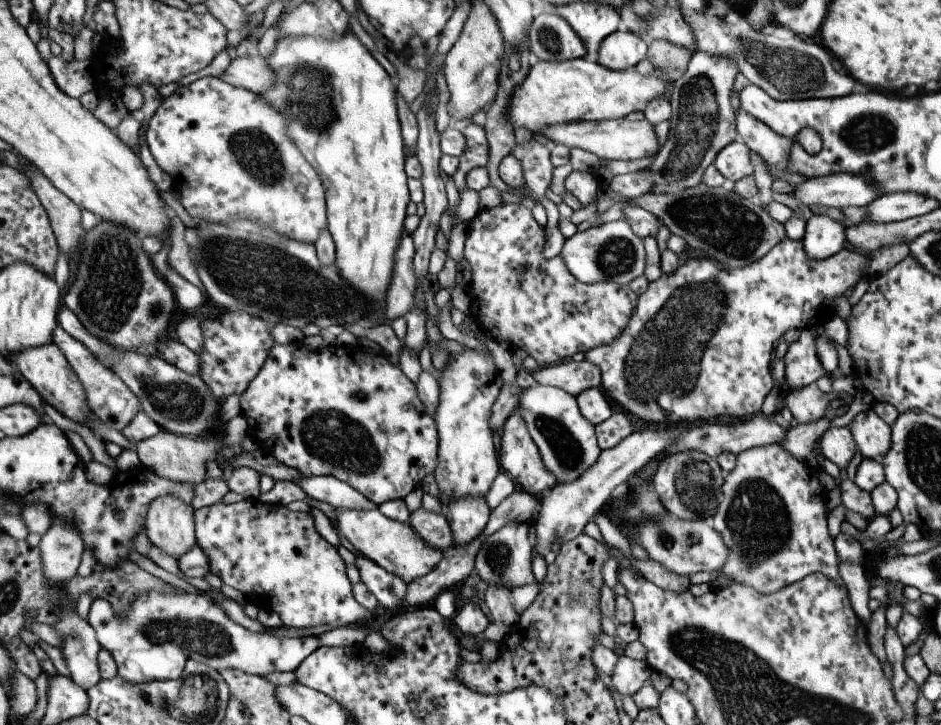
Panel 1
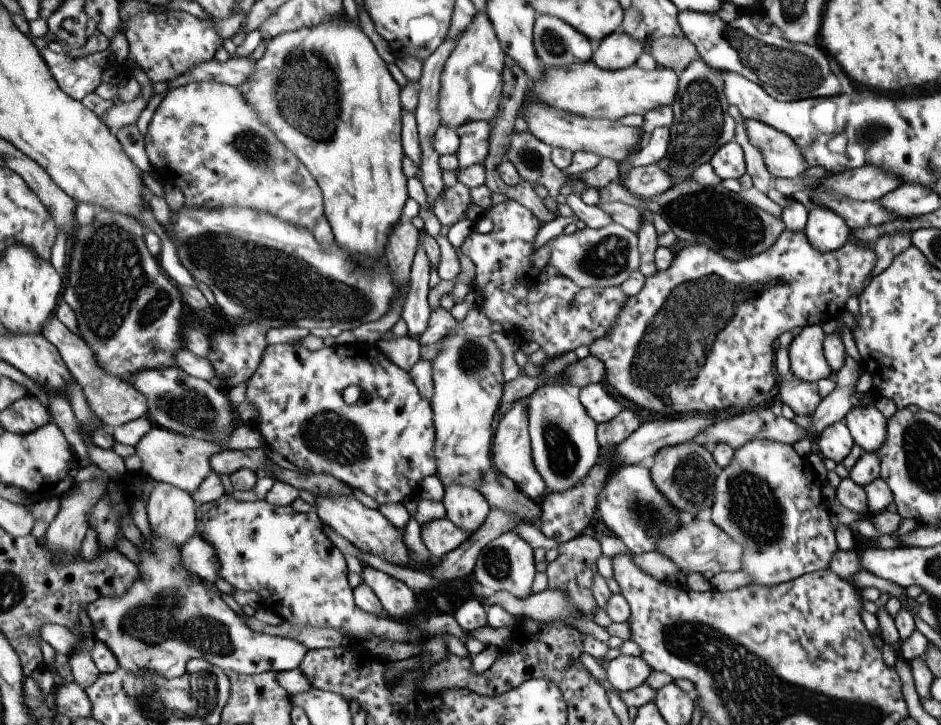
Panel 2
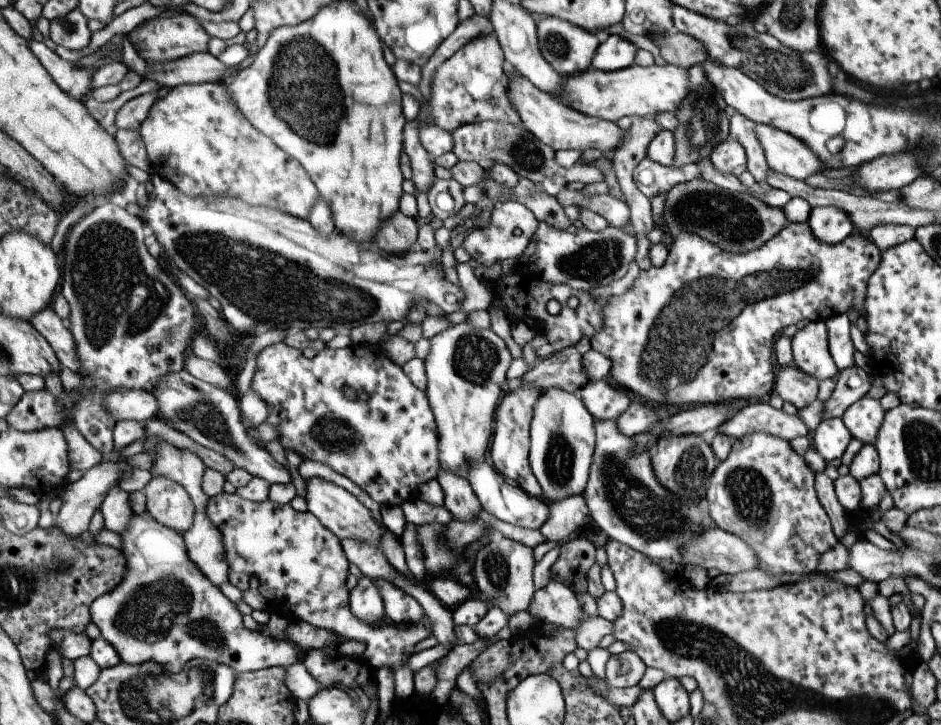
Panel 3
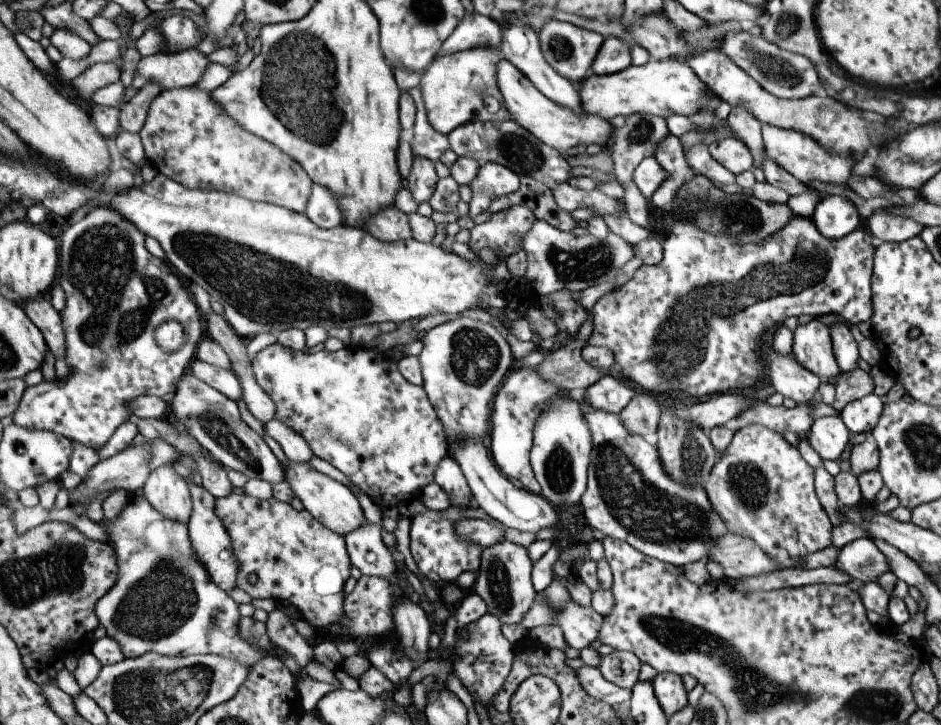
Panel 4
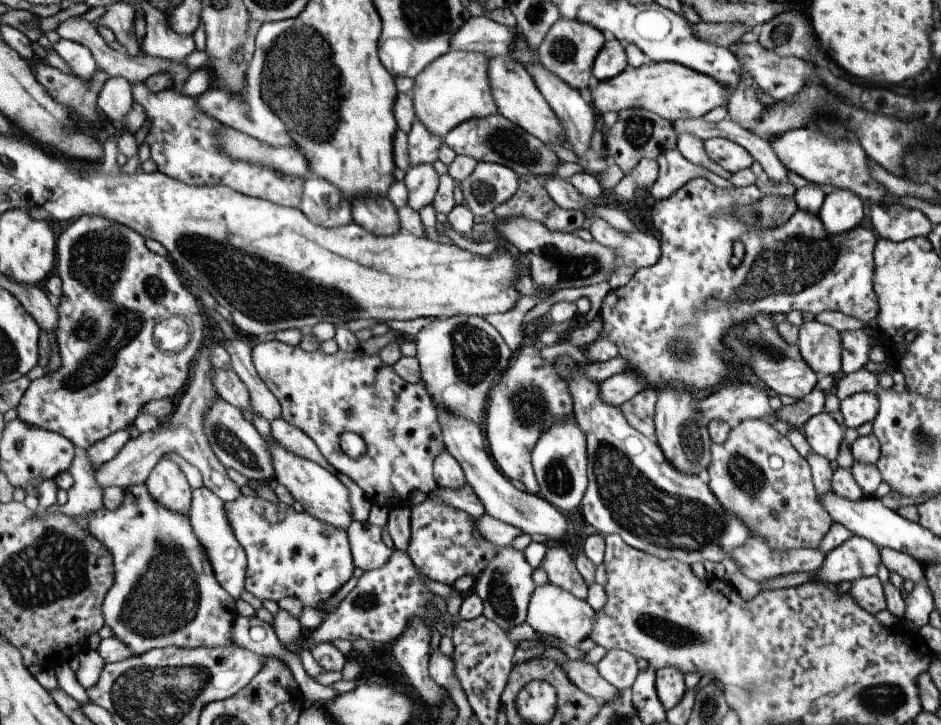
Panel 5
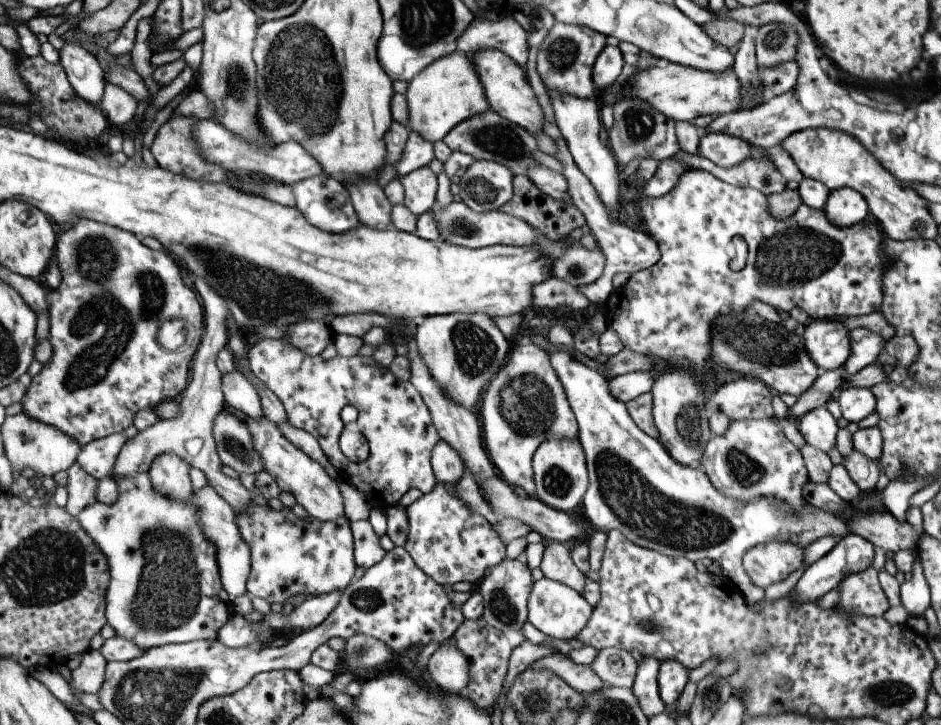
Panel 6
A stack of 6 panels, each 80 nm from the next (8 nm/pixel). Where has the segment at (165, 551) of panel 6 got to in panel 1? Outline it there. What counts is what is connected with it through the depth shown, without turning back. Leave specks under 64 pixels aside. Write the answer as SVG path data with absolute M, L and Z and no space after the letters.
M144 593L125 617L118 614L109 600L95 599L88 621L95 628L101 646L115 658L118 676L134 685L151 681L175 683L191 660L218 671L239 669L262 677L274 672L294 673L305 658L322 646L317 635L281 638L280 635L247 630L229 618L223 607L209 595L199 593Z

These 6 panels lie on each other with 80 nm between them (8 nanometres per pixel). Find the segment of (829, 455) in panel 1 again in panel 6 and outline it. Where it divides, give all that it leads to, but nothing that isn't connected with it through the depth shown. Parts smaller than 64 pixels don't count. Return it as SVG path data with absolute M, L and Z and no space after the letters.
M824 406L806 412L795 423L807 445L822 450L825 454L835 446L838 427L836 420Z

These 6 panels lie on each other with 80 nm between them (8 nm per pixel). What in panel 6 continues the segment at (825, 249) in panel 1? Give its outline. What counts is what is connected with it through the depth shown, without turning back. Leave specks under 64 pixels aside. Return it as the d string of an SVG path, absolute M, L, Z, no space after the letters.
M845 187L829 191L822 211L833 226L843 228L861 223L868 209L856 190Z

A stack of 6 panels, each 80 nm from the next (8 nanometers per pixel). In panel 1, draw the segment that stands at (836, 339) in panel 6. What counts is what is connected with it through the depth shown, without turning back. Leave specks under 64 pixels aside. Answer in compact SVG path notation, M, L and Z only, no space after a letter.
M802 330L797 341L787 347L782 358L784 364L782 388L785 390L803 388L824 374L814 349L814 342L820 334L818 330Z

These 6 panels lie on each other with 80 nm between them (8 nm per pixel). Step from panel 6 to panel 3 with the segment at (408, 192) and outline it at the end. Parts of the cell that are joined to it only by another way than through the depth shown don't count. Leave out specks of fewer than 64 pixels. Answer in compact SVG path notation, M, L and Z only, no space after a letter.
M418 120L407 121L404 128L404 152L409 155L413 167L413 178L411 179L417 190L425 193L438 180L436 176L436 163L424 148L420 139L420 126Z

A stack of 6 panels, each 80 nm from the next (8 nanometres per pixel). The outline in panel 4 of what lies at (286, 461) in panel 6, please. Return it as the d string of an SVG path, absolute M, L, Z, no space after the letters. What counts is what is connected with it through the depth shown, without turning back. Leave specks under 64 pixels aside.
M289 460L288 465L284 467L286 468L286 479L294 488L297 498L302 502L304 508L315 519L320 519L325 526L346 537L349 533L355 532L368 523L357 496L347 486L313 470L307 463L295 463Z

